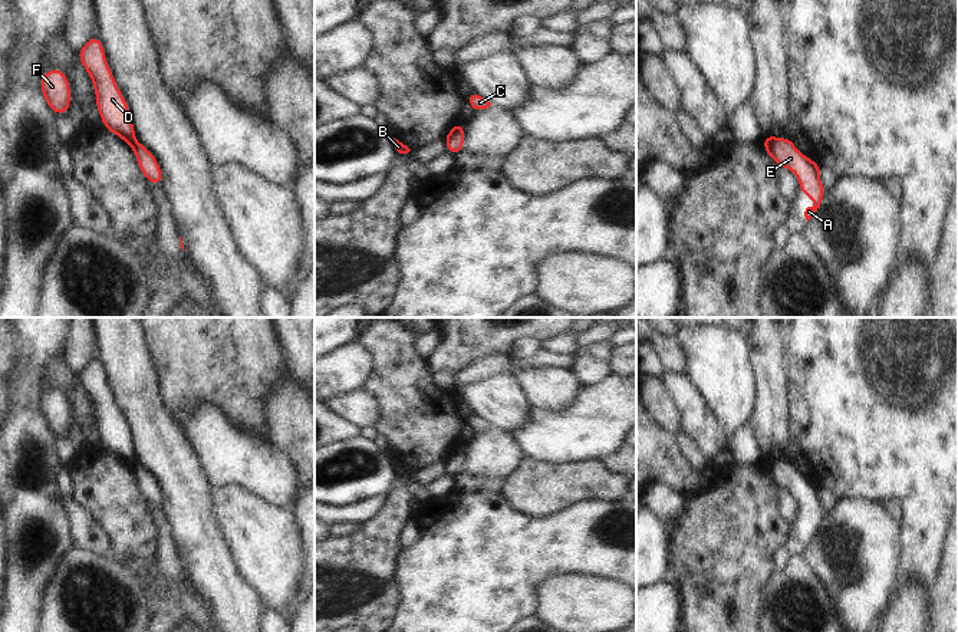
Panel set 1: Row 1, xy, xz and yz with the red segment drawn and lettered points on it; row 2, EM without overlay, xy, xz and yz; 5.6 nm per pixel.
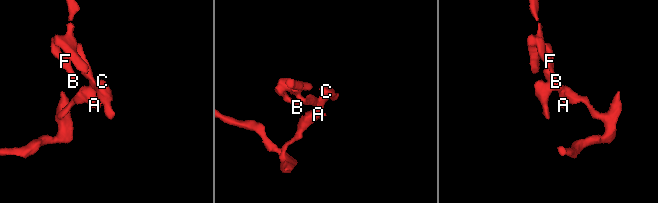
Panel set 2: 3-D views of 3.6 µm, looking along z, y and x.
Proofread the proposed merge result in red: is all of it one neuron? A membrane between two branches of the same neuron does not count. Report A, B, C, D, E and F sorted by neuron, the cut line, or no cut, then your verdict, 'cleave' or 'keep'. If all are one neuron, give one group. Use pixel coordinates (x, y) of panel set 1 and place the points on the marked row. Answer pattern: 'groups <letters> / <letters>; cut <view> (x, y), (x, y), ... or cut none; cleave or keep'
groups A C E / B D F; cut xy (135, 141), (131, 147); cleave

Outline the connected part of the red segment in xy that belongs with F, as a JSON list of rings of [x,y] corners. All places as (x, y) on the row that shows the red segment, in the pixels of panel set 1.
[[[52,68],[40,76],[40,90],[47,108],[57,115],[66,115],[70,108],[70,83],[62,69]]]

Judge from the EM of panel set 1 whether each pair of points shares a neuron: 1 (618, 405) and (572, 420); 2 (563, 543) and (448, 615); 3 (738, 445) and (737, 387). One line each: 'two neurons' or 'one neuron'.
1: one neuron
2: one neuron
3: two neurons

